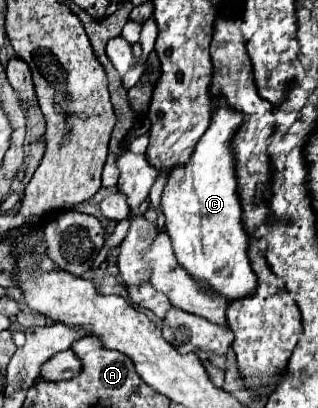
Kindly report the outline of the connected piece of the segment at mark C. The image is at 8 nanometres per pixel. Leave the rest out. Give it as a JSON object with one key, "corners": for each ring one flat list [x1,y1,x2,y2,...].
{"corners":[[218,96,208,130,194,146,188,162,170,170,160,198,160,210,166,226,164,232,172,240,178,266,184,268,200,286,224,296,228,302,252,296,258,286,248,258,250,238,242,226,236,158,232,150,232,138,240,124,242,112,236,112,226,98]]}

